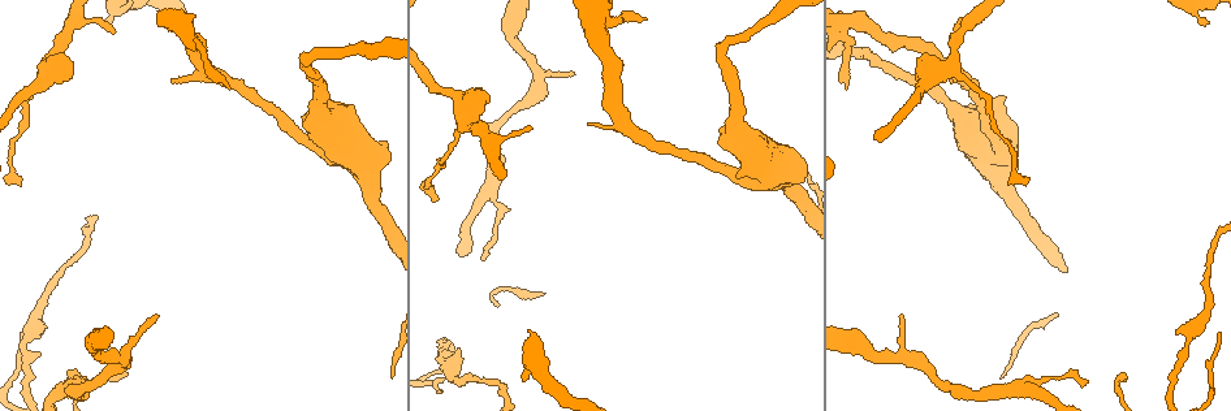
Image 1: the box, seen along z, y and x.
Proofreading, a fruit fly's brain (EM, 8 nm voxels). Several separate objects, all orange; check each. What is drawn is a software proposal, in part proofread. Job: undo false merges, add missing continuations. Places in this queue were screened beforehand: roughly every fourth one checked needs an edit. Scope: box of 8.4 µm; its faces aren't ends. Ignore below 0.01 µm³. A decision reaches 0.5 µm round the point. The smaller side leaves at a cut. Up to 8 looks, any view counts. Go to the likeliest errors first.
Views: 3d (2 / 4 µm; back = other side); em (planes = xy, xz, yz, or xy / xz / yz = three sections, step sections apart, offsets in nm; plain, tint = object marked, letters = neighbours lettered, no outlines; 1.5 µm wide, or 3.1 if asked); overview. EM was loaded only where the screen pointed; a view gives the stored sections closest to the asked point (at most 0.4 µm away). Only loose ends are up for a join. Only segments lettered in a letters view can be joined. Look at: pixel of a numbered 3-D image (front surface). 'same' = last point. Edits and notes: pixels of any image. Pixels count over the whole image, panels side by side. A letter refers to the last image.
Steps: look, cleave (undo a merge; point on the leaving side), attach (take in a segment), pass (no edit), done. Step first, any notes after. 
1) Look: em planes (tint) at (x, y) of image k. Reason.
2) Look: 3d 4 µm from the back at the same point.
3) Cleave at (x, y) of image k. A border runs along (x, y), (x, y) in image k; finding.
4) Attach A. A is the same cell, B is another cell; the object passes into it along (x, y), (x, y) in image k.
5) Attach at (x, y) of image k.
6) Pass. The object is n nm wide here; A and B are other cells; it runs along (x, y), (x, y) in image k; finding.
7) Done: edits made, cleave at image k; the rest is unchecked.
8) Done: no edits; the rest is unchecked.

Look: em planes (letters) at (115, 31) of image 1. Branch stops here.

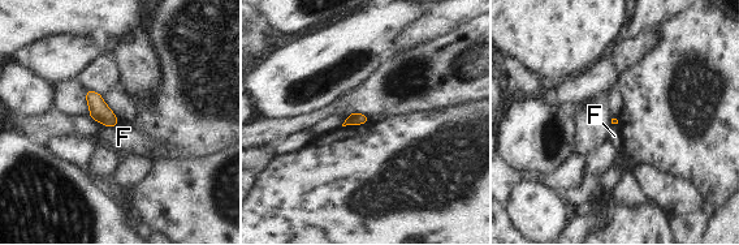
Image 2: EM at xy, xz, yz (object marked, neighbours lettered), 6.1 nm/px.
Pass. F is another cell; a border runs along (119, 121), (111, 127), (104, 125) in image 2; no lettered segment goes on from it.

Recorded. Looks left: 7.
Look: em planes (letters) at (899, 315) of image 1. Tapers out.

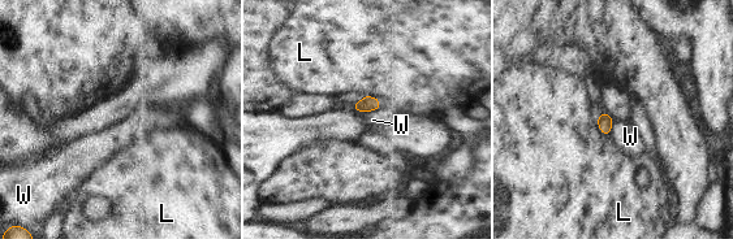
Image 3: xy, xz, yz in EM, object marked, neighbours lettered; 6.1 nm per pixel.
Pass. The object is 90 nm wide here; L and W are other cells; a border runs along (363, 95), (375, 98), (382, 107) in image 3; no lettered segment goes on from it.

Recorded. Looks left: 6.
Look: 3d 2 µm at (737, 178) of image 1. Branch stops here.

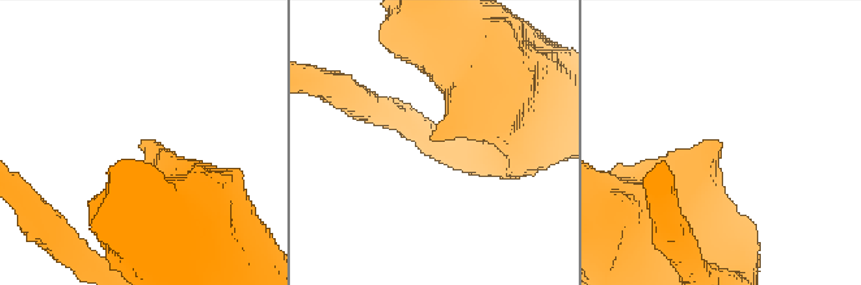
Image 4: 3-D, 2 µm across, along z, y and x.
Look: em xz step 4 (tint) at (429, 140) of image 4.

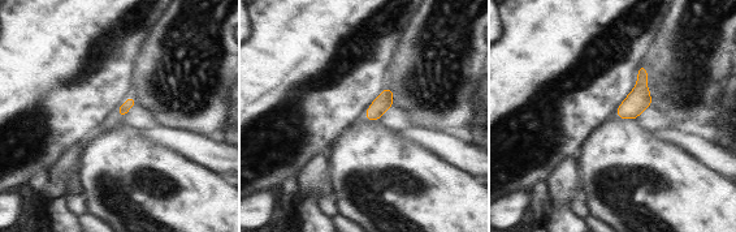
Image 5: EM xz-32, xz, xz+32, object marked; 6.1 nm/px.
Look: em planes (letters) at the same point.

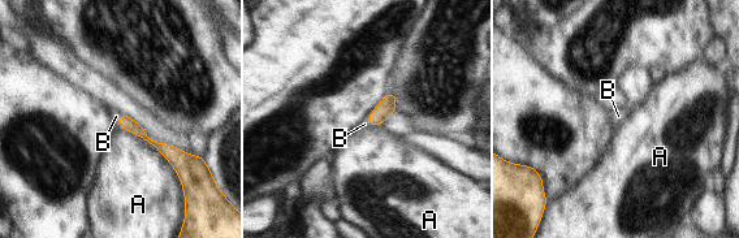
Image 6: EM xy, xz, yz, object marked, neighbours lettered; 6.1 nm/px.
Attach B. B is the same cell, A is another cell; the object passes into it along (381, 111), (368, 117), (364, 124) in image 6; it goes on there.

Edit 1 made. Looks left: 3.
Done: edits made, attach at image 6; the rest is unchecked.

